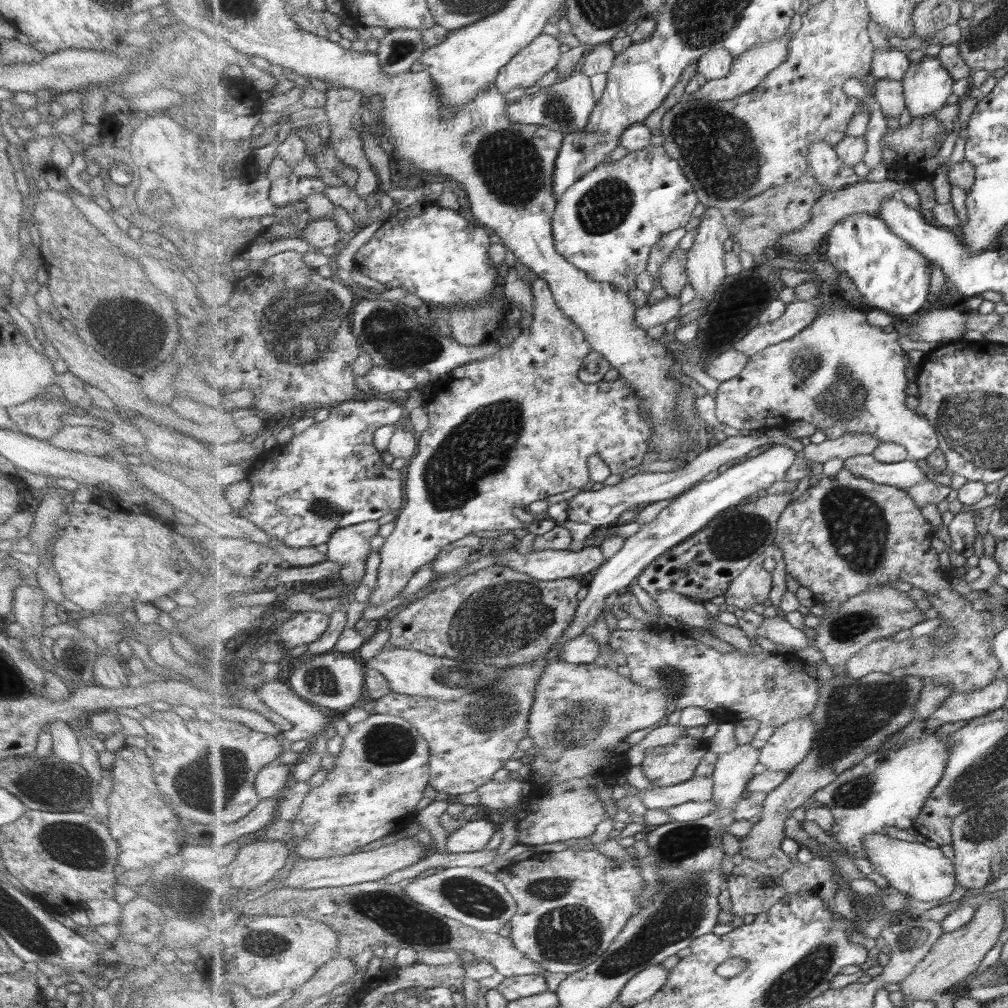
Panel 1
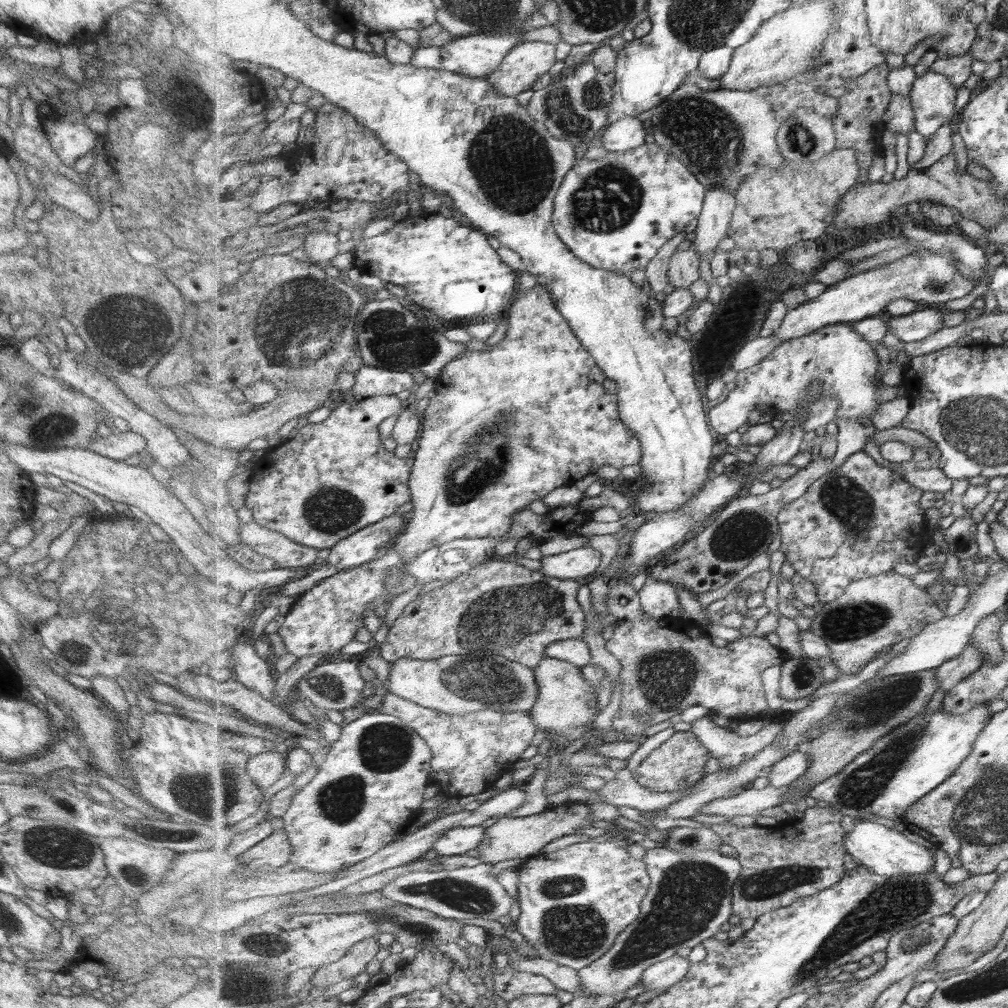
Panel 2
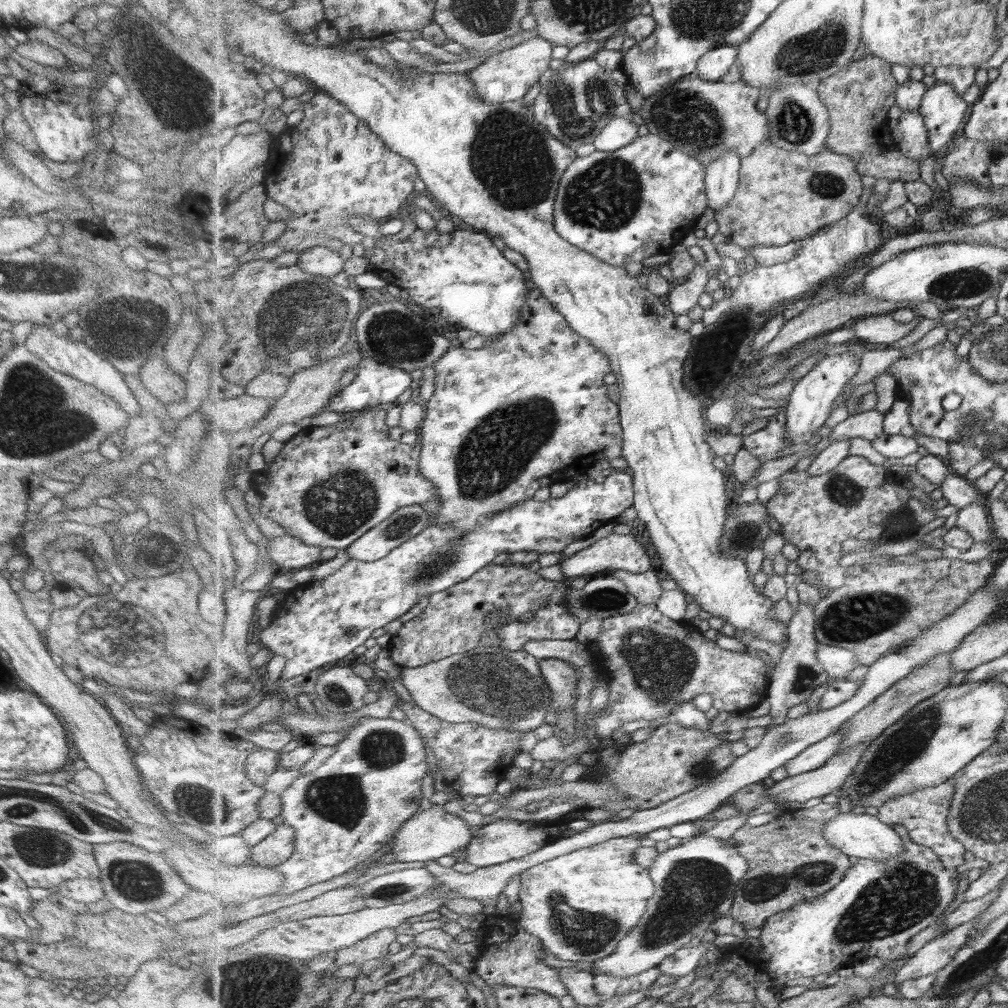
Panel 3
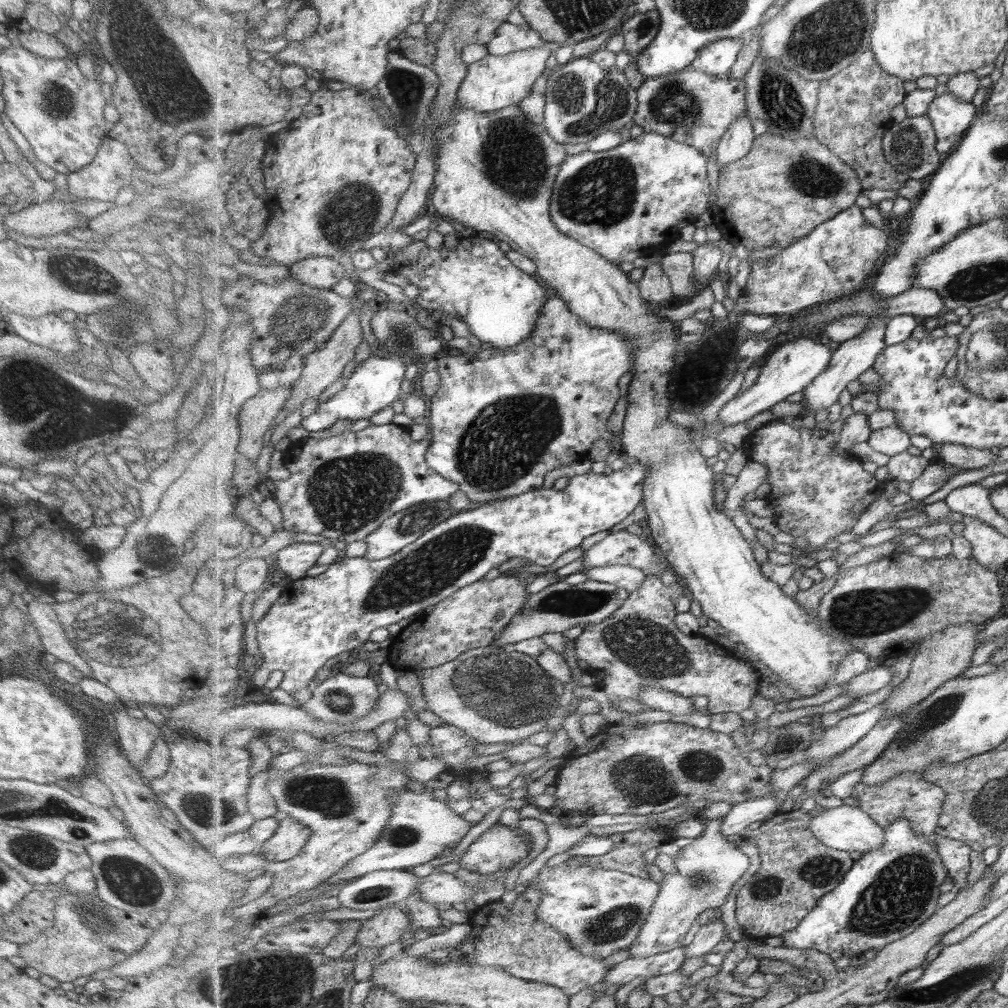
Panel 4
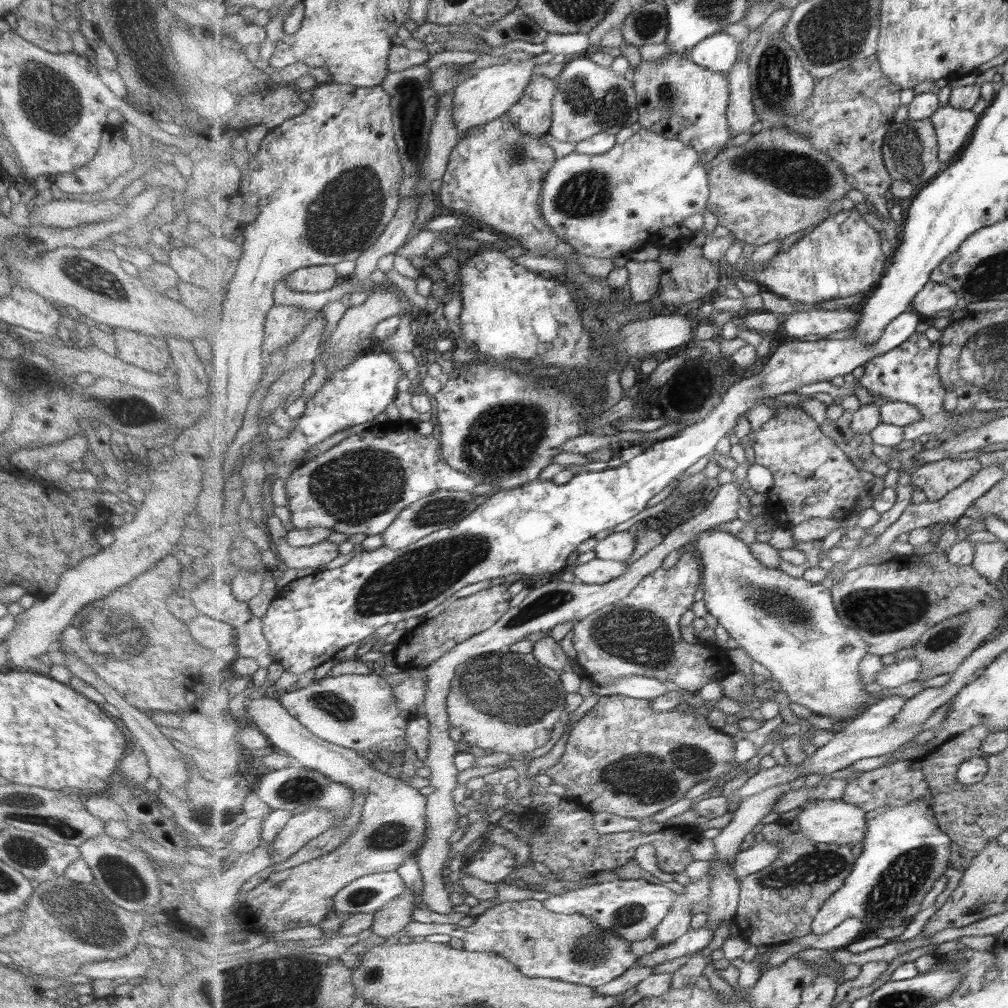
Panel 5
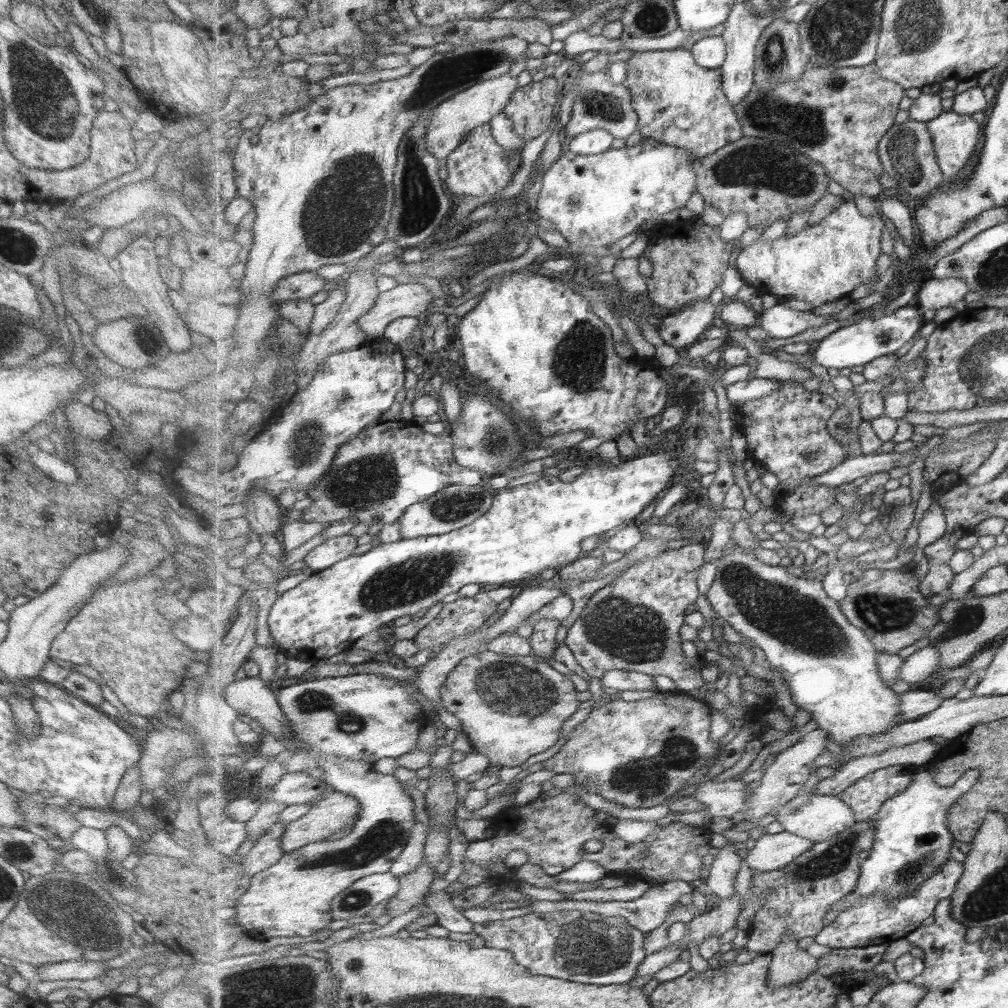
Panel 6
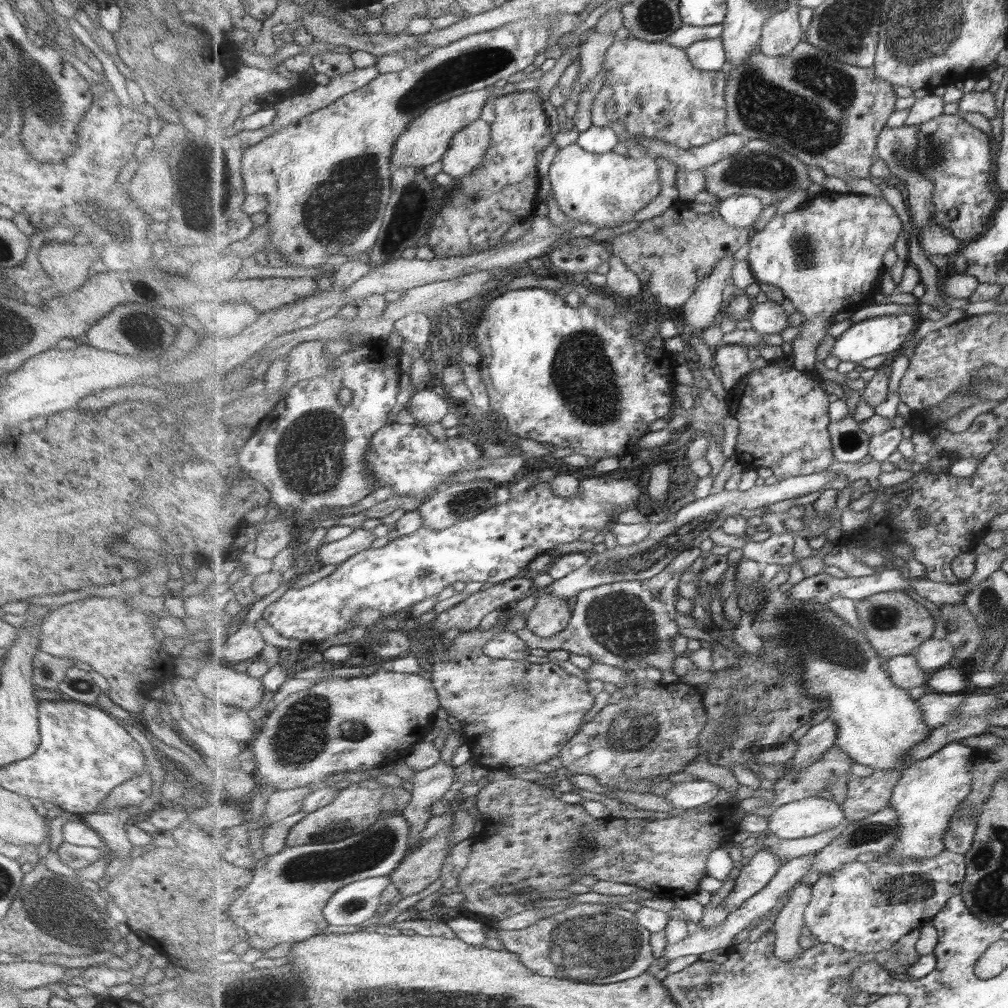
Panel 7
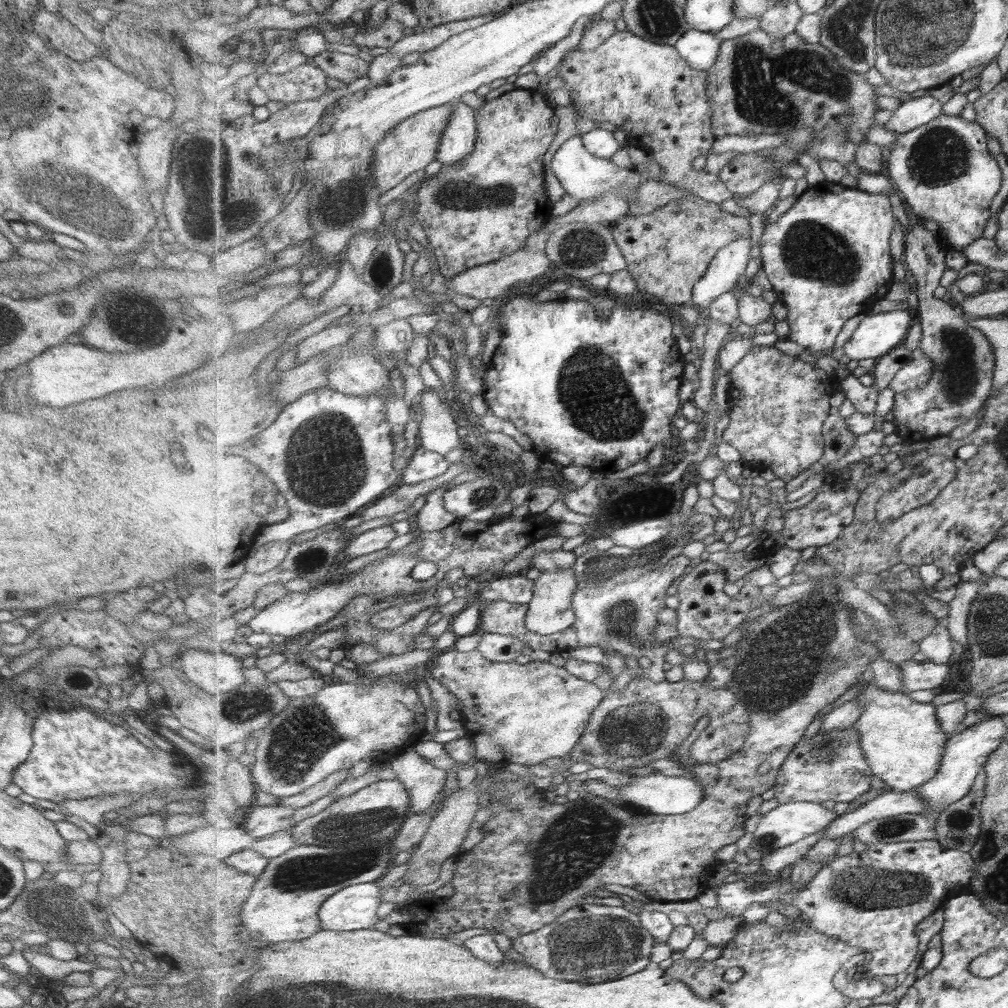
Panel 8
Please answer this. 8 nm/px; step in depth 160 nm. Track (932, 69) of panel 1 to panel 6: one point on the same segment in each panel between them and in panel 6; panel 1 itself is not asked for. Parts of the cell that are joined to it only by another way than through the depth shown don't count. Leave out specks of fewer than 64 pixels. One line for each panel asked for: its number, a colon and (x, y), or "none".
2: (933, 95)
3: (946, 113)
4: (951, 116)
5: (954, 126)
6: (955, 136)

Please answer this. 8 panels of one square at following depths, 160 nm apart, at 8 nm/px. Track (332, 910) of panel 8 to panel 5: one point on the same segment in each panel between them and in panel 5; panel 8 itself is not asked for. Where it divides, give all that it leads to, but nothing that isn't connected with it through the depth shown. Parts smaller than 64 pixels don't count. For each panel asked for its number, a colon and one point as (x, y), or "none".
5: (369, 894)
6: (356, 901)
7: (357, 902)

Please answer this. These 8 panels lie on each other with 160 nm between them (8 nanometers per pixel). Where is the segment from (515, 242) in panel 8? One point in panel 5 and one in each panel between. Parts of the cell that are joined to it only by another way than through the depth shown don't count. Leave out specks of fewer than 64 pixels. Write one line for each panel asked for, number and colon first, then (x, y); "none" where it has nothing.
5: (532, 114)
6: (532, 108)
7: (503, 191)

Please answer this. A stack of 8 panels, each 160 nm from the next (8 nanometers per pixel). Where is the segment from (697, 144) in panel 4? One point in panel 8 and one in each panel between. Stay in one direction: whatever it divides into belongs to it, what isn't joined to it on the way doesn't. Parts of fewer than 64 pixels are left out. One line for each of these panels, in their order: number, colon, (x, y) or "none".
5: (680, 99)
6: (677, 101)
7: (659, 92)
8: (649, 90)

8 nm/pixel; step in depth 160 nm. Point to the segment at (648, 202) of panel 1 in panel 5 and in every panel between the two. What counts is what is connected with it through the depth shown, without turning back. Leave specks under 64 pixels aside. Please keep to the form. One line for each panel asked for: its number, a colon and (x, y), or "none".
2: (616, 212)
3: (624, 206)
4: (624, 203)
5: (604, 204)

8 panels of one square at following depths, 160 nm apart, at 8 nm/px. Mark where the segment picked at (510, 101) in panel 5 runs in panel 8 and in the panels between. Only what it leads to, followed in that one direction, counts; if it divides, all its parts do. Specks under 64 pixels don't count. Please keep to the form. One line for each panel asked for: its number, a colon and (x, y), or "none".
6: (451, 121)
7: (426, 140)
8: (413, 145)

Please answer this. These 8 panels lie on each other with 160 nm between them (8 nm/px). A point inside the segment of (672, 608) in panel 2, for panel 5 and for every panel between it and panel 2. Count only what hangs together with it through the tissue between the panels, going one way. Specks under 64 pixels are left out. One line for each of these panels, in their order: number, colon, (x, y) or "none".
3: (646, 588)
4: (631, 578)
5: (597, 571)

